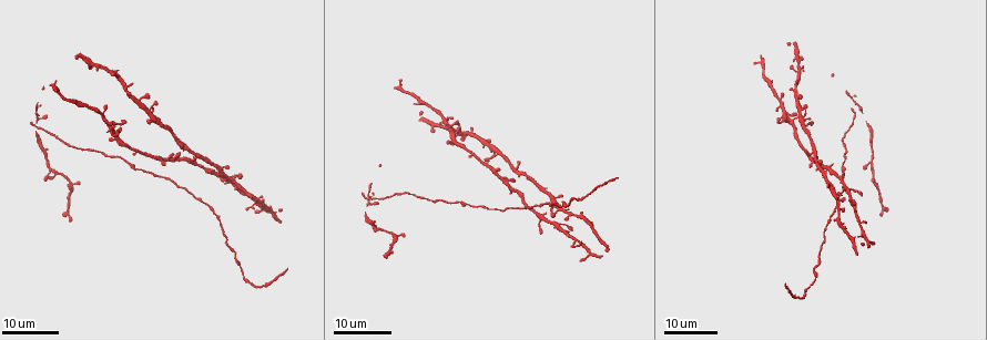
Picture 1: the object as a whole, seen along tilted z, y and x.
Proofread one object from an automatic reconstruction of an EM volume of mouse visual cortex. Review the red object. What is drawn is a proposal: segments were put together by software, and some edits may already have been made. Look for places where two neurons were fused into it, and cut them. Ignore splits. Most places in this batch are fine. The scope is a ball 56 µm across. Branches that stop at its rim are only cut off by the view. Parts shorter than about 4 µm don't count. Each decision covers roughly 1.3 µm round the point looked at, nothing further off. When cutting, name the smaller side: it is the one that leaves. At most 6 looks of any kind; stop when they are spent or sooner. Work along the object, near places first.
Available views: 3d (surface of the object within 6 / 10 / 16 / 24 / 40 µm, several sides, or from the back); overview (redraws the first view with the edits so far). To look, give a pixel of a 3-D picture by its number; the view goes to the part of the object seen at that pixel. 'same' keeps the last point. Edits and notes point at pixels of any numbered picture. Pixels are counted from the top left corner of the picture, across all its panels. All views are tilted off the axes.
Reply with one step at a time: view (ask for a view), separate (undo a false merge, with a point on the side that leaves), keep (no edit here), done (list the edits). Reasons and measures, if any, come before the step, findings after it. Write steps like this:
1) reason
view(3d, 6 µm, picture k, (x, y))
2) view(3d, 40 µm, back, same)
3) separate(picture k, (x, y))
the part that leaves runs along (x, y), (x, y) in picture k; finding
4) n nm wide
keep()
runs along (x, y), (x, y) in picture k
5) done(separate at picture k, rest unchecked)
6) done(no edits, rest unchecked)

view(3d, 16 µm, picture 1, (197, 166))

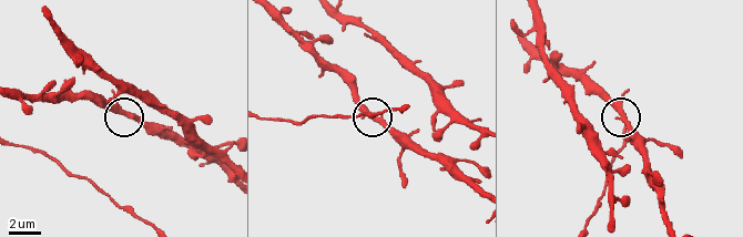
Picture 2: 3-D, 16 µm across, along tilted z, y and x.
view(3d, 6 µm, picture 2, (623, 112))

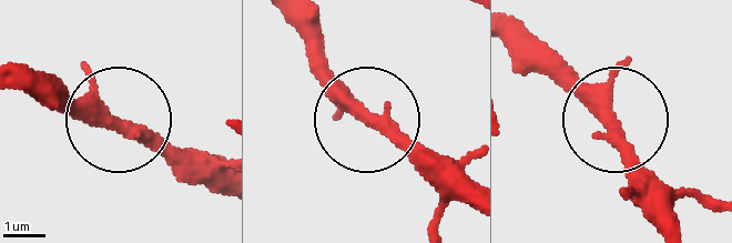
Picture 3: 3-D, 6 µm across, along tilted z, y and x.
3 arms
keep()
one neuron here

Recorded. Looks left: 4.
four-way junction
view(3d, 24 µm, picture 1, (229, 175))

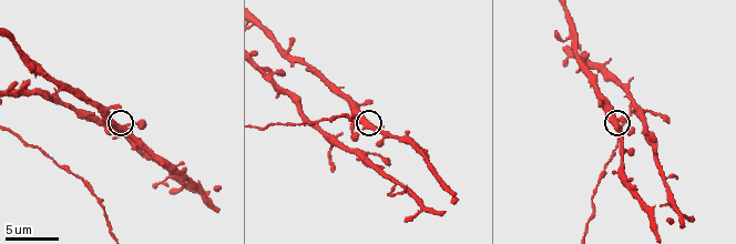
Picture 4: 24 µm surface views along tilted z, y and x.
zoom in
view(3d, 10 µm, picture 4, (118, 127))

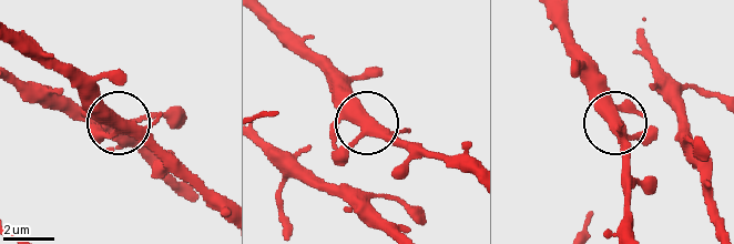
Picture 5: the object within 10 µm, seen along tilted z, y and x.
other side
view(3d, 10 µm, back, picture 5, (614, 125))

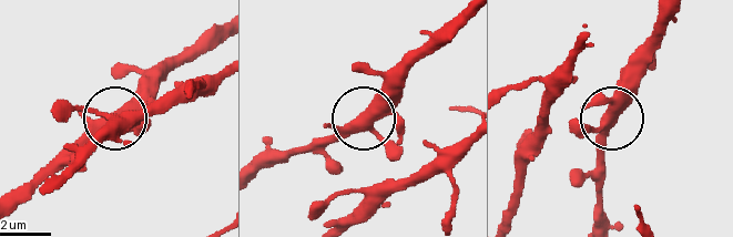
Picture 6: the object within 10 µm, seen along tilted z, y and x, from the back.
keep()
one neuron here

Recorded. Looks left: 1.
two arms at a narrow angle
view(3d, 10 µm, picture 4, (103, 209))

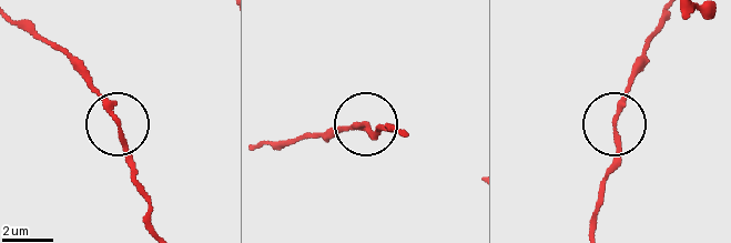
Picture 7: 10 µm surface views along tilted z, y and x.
140 nm wide
keep()
runs along (661, 18), (616, 123), (616, 157), (601, 202) in picture 7; continuous, no second neuron

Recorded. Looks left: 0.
done(no edits, rest unchecked)

